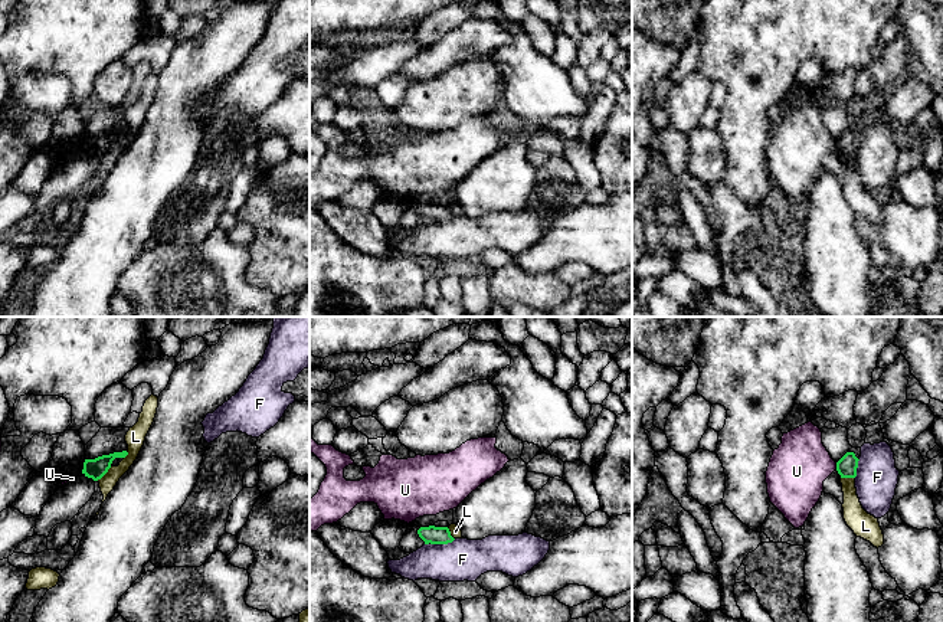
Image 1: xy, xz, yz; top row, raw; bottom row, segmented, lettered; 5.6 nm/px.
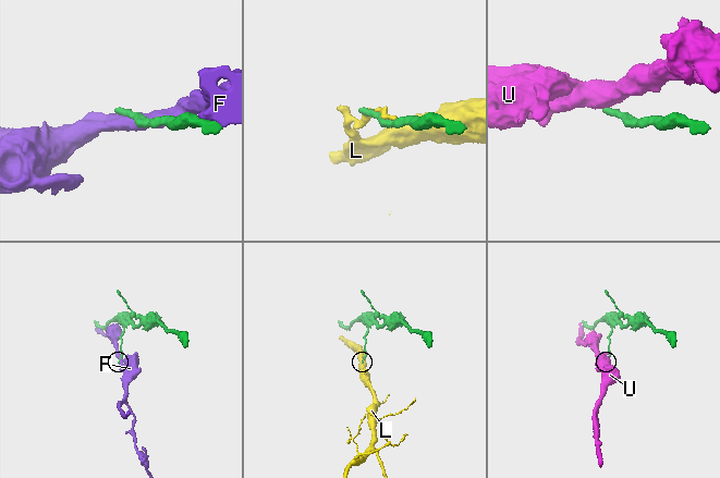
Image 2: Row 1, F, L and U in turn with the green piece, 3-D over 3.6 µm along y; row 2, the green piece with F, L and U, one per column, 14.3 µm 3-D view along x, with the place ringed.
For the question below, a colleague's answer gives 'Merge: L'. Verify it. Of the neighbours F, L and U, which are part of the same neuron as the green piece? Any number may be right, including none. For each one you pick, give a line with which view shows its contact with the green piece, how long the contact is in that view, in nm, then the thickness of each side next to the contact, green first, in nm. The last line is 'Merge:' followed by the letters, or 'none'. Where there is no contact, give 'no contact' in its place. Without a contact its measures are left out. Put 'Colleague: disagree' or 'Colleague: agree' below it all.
Merge: none
Colleague: disagree

